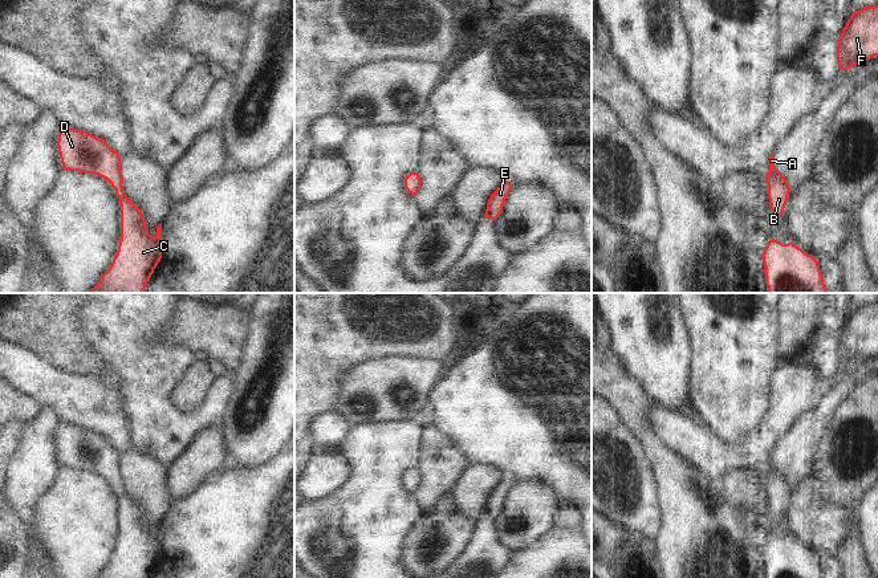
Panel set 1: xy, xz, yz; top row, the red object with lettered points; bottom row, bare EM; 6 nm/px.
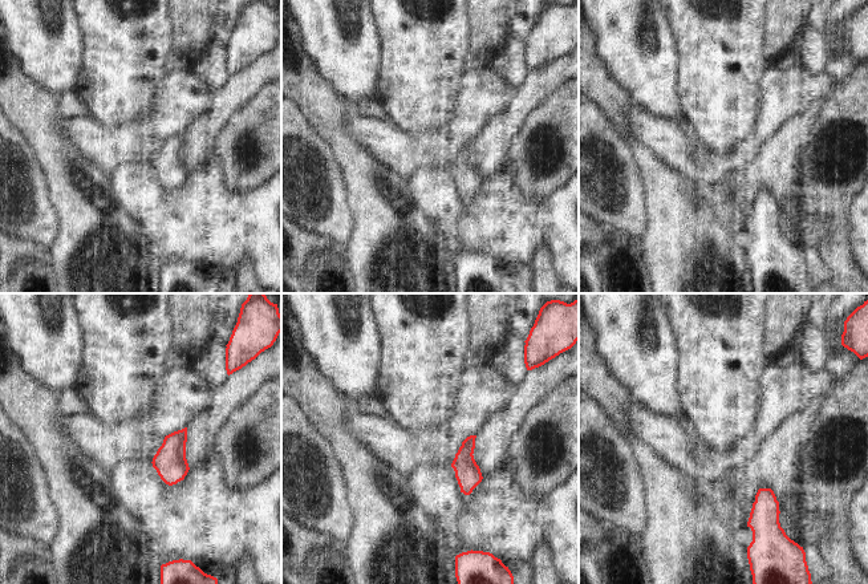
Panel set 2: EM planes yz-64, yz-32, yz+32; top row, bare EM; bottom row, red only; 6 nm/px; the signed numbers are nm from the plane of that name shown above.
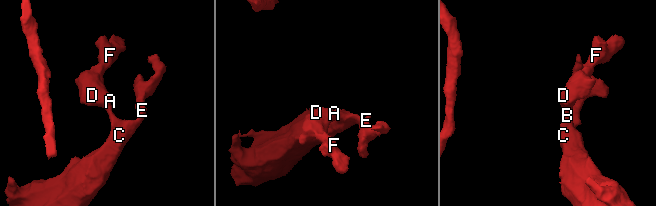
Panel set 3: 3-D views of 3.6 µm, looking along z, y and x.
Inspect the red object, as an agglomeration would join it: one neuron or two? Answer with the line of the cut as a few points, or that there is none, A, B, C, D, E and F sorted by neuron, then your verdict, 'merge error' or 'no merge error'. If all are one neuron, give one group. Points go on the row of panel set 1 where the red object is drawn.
no cut | A B C D E F | no merge error

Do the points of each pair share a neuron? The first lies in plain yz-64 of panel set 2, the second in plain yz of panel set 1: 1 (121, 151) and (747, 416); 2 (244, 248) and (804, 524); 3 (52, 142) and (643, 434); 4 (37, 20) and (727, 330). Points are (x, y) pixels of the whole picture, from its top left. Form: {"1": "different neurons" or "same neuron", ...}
{"1": "different neurons", "2": "same neuron", "3": "same neuron", "4": "different neurons"}

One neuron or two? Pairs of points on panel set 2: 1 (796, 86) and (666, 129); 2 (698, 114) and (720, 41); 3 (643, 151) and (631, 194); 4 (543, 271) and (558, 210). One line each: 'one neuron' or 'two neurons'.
1: one neuron
2: one neuron
3: two neurons
4: two neurons

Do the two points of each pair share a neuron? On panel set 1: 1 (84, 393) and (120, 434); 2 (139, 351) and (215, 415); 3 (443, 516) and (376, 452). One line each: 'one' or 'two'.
1: one
2: one
3: two

